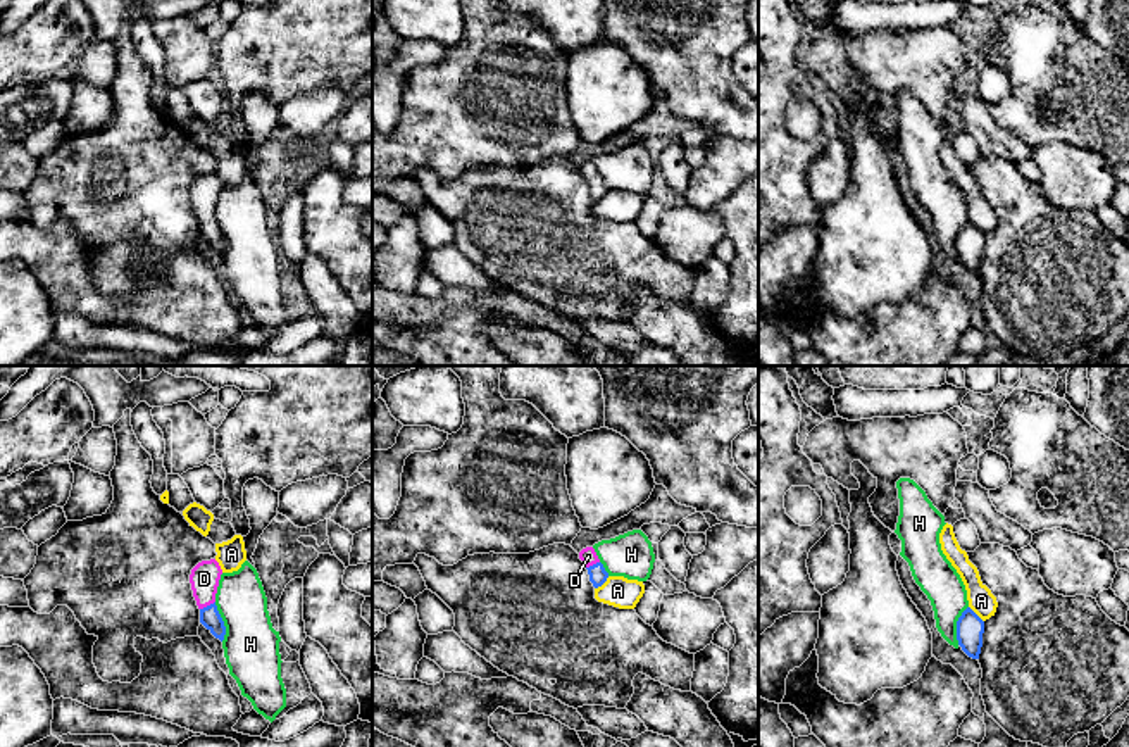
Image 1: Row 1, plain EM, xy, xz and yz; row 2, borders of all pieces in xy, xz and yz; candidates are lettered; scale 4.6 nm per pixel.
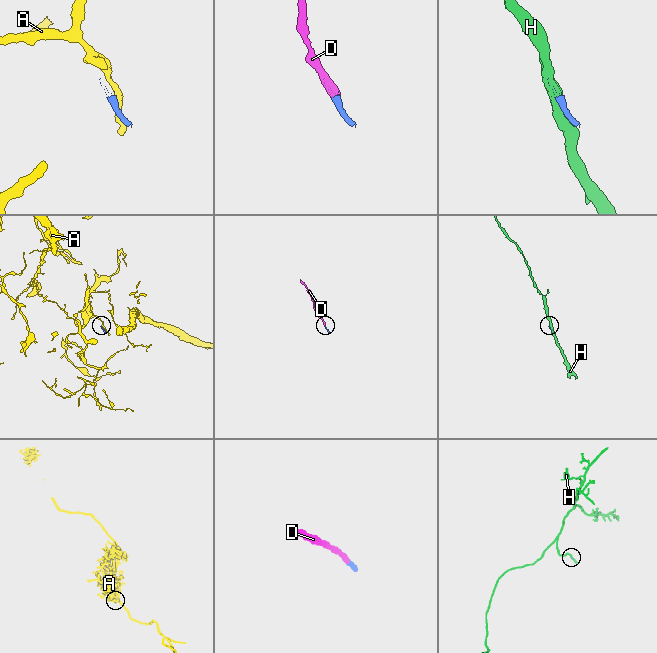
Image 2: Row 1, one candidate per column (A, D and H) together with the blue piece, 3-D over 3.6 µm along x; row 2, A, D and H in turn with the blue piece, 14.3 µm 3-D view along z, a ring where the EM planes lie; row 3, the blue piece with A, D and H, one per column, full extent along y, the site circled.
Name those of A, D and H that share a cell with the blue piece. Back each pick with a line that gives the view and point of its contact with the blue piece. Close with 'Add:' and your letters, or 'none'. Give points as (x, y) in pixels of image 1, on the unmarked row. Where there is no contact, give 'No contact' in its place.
D: Touches blue at xy (207, 219)
Add: D

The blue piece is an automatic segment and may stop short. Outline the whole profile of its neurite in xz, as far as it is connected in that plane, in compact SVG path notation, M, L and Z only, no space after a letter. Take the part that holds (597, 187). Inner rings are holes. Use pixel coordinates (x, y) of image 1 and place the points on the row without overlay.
M593 160L583 162L579 166L579 173L586 179L589 195L593 197L593 200L595 202L602 200L607 195L608 186L605 185L603 178L600 176L595 162Z

